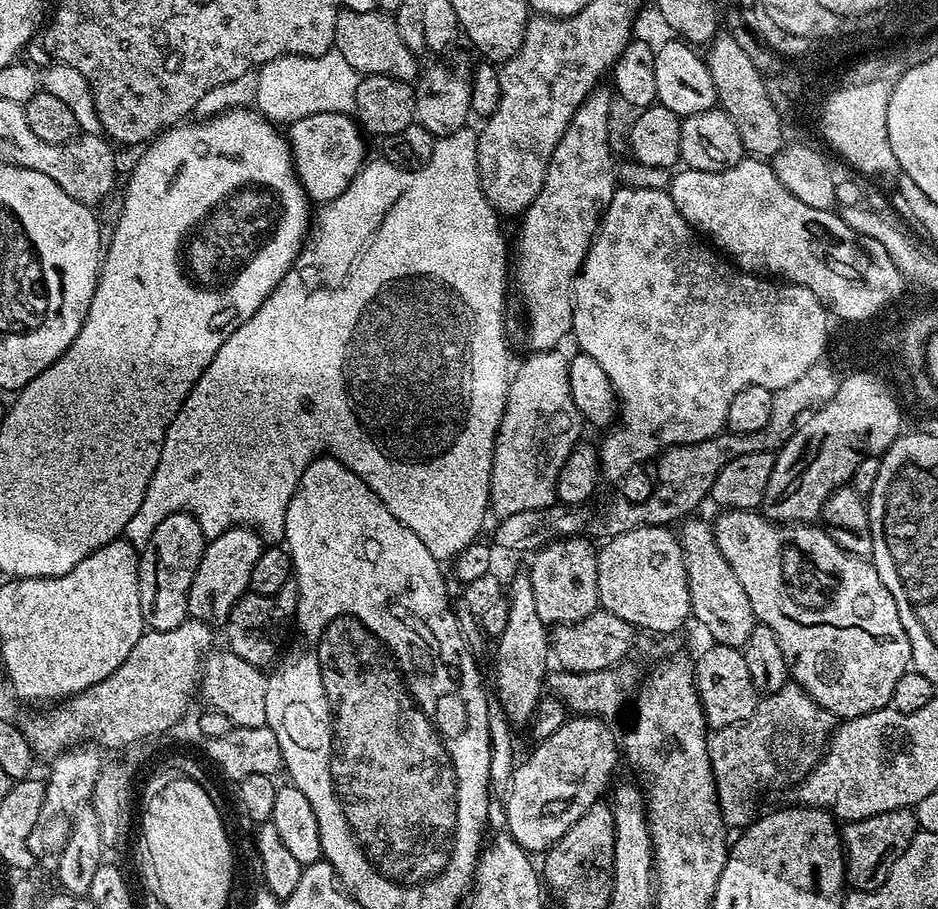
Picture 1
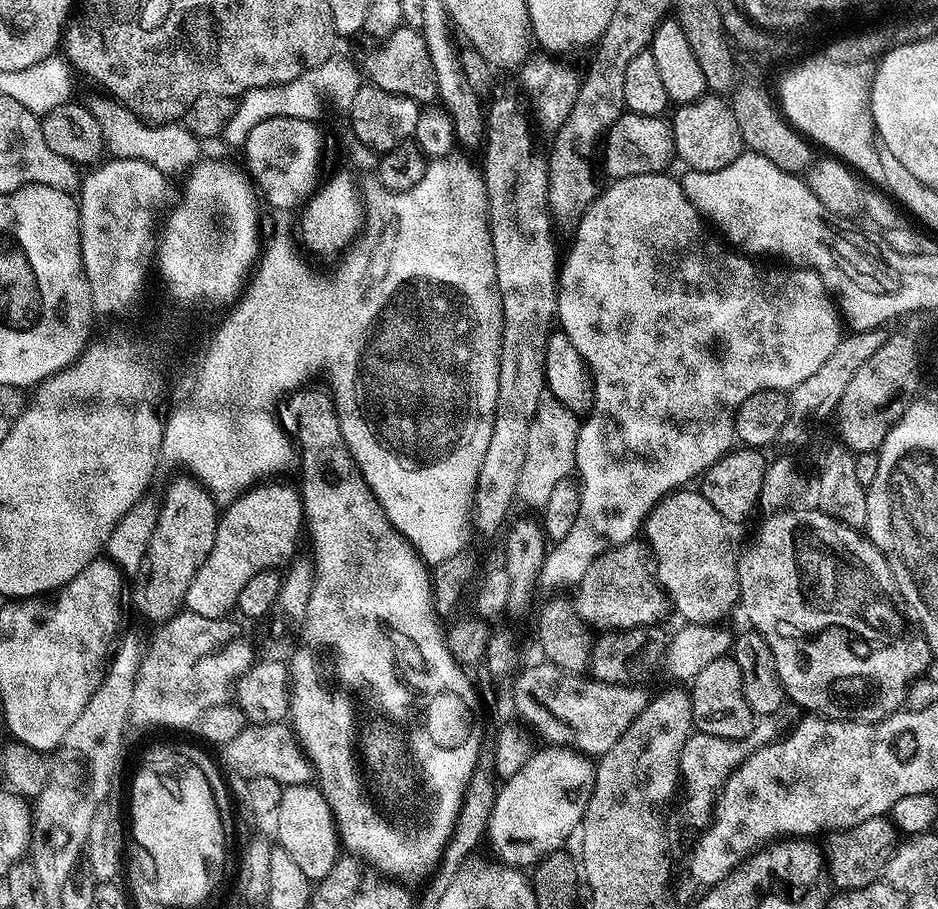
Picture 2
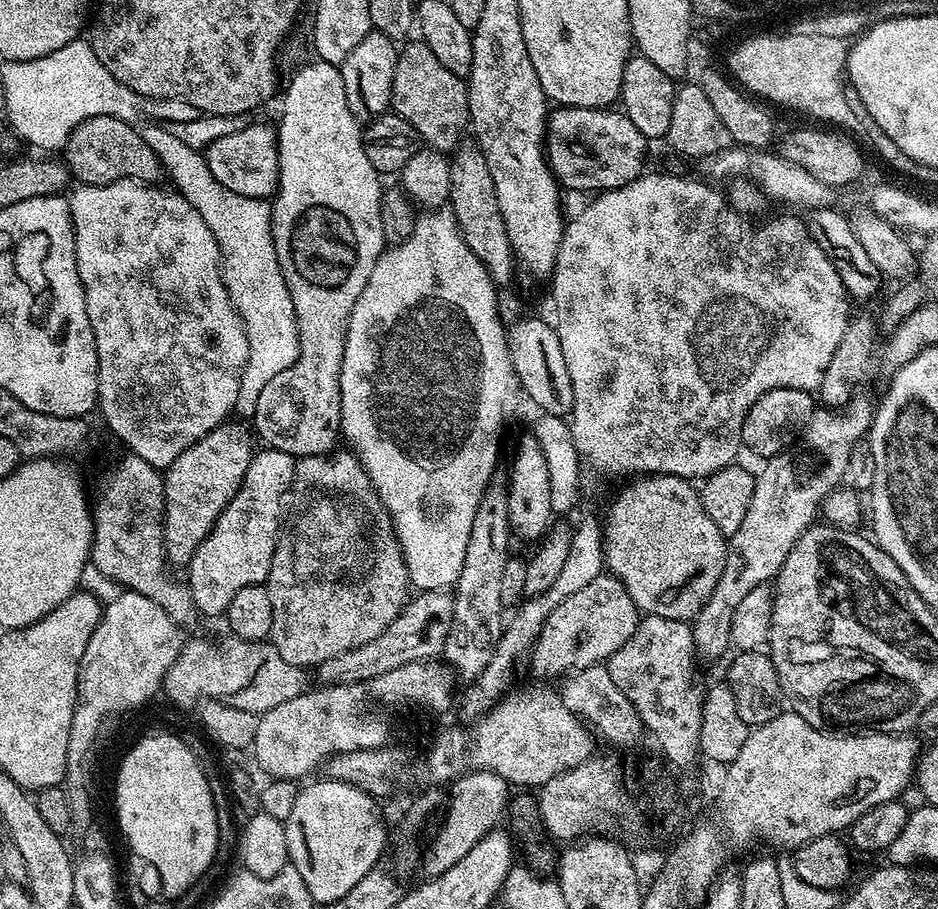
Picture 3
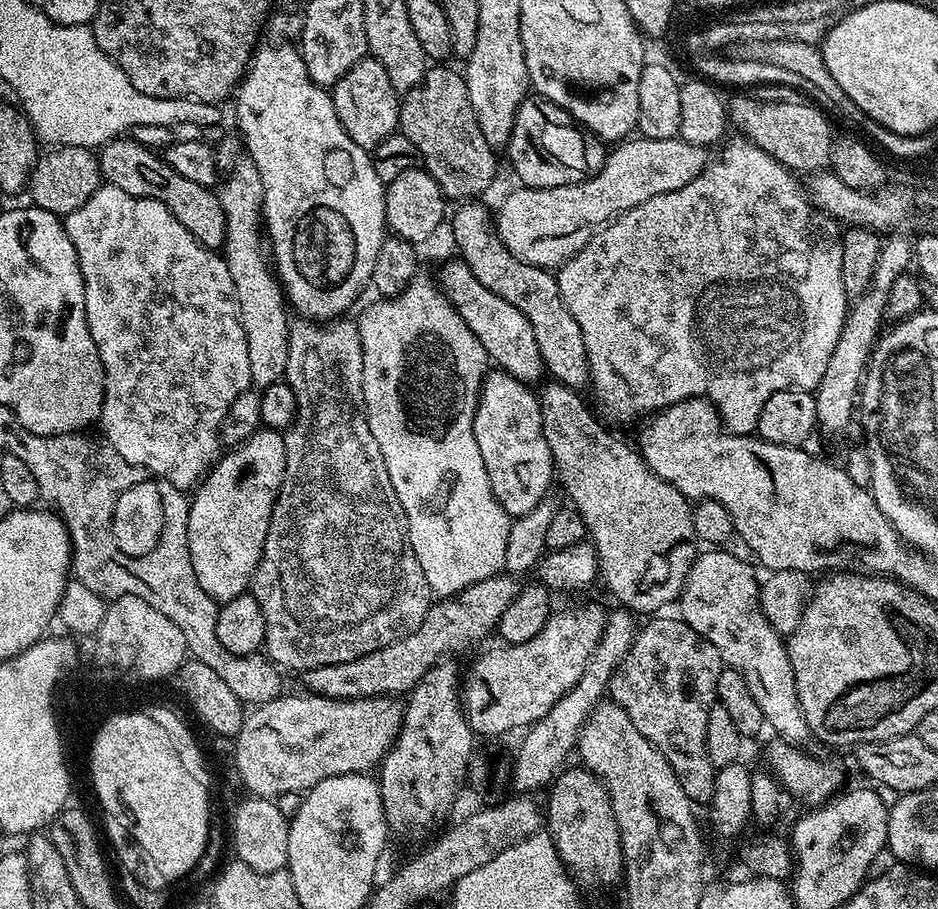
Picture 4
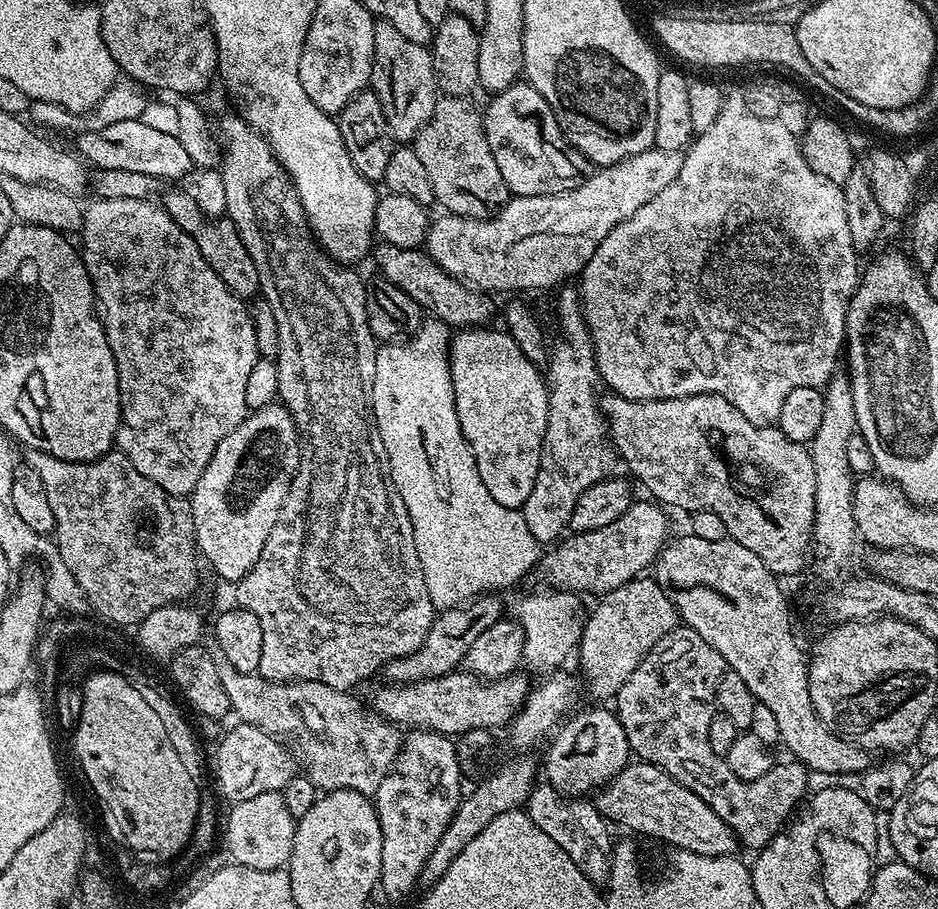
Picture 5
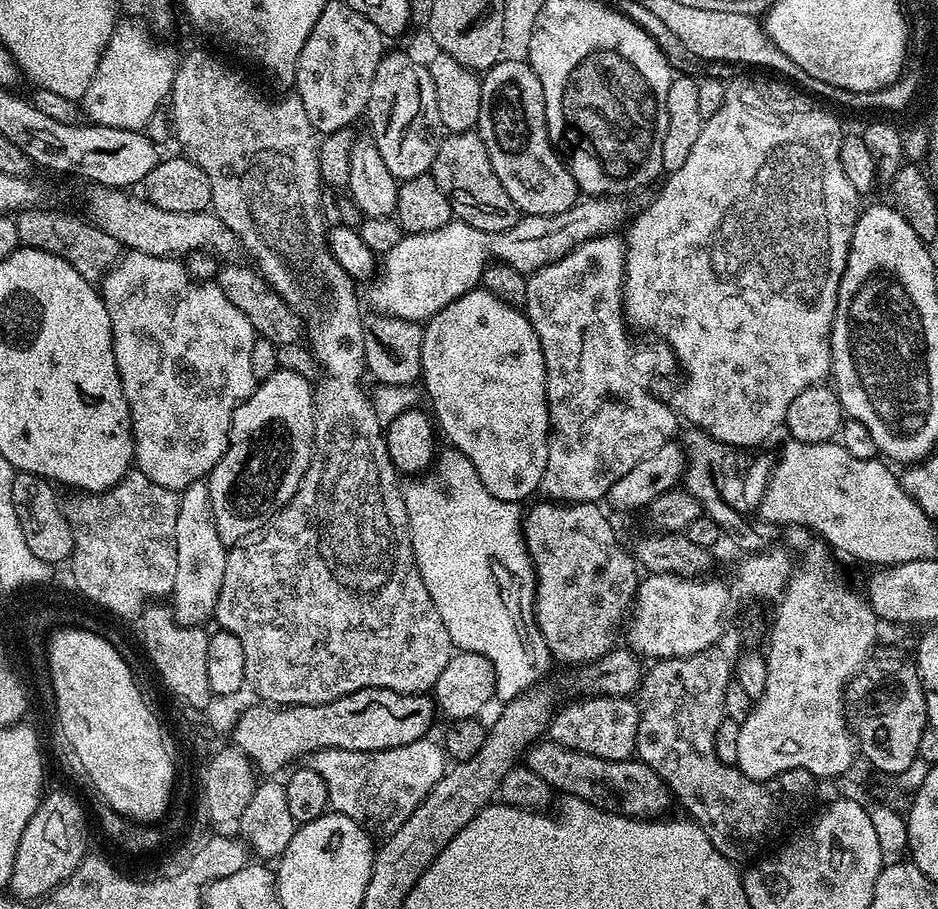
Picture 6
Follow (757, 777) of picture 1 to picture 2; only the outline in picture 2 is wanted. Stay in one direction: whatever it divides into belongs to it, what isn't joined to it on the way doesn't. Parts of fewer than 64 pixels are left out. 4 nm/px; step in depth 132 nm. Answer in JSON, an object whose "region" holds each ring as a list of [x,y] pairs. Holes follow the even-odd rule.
{"region":[[[783,715],[761,716],[753,723],[750,734],[744,740],[727,740],[714,738],[714,734],[693,731],[686,738],[680,751],[680,777],[684,796],[684,816],[696,827],[703,829],[709,823],[712,805],[716,803],[716,796],[720,787],[728,780],[728,775],[749,756],[764,744],[770,744],[785,731]],[[784,728],[784,729],[783,729]],[[781,731],[781,732],[780,732]]]}

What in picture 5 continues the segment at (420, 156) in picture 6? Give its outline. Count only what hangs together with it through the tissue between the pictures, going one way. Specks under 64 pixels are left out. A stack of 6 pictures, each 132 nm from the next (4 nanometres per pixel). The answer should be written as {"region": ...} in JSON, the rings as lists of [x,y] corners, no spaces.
{"region":[[[376,20],[370,88],[381,103],[392,139],[396,142],[415,141],[417,134],[430,122],[438,99],[431,51],[418,42],[409,42],[396,27],[390,26],[390,22]]]}

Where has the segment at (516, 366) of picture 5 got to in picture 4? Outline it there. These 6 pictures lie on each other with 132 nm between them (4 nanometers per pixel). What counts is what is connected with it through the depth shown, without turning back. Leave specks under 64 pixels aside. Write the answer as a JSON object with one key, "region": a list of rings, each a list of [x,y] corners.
{"region":[[[489,371],[480,390],[472,429],[486,466],[486,478],[502,510],[509,518],[530,514],[534,506],[545,501],[544,494],[554,484],[552,451],[542,434],[537,393],[508,372]]]}

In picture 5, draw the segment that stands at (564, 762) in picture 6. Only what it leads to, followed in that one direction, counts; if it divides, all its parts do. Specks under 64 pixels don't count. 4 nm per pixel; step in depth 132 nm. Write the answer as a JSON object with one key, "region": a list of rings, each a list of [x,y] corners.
{"region":[[[629,762],[609,784],[604,785],[595,793],[594,803],[597,810],[604,815],[605,820],[609,822],[617,820],[622,827],[637,832],[637,834],[632,833],[637,837],[649,836],[652,840],[661,840],[662,843],[669,844],[669,849],[699,856],[737,855],[738,841],[732,828],[726,826],[726,822],[722,822],[722,818],[718,818],[718,814],[714,814],[714,810],[710,810],[710,806],[706,806],[706,802],[702,802],[702,798],[698,798],[694,790],[686,790],[682,782],[670,778],[670,774],[666,774],[653,764]]]}

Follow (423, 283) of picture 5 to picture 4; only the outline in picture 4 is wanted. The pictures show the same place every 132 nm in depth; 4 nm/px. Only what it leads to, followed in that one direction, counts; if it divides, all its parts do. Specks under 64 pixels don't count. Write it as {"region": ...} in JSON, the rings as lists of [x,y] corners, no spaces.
{"region":[[[453,258],[445,266],[442,291],[454,310],[462,314],[462,320],[466,326],[470,326],[474,338],[482,342],[482,350],[486,350],[489,361],[499,371],[508,372],[529,386],[539,385],[545,379],[546,369],[538,350],[538,341],[534,339],[534,326],[526,322],[526,314],[522,314],[522,310],[514,310],[506,298],[498,298],[494,290],[486,290],[486,286],[474,278],[470,266],[466,266],[459,258]]]}

